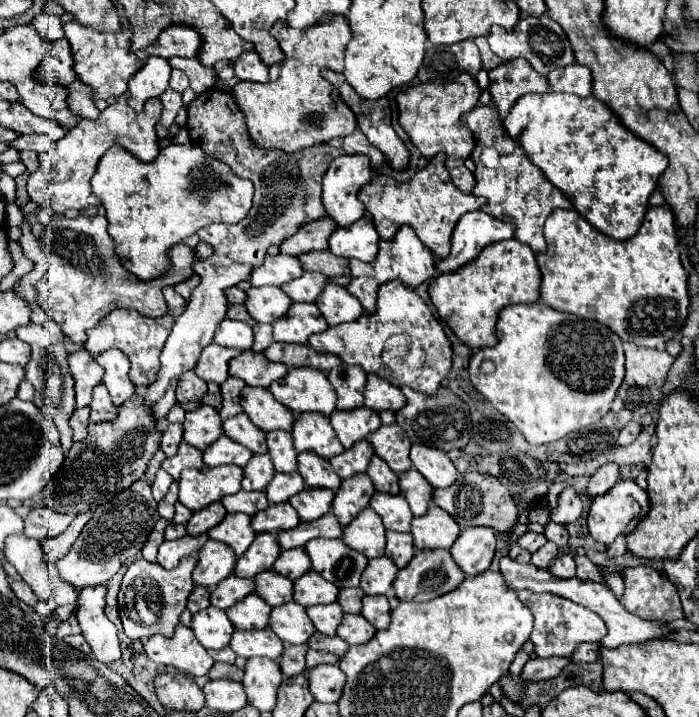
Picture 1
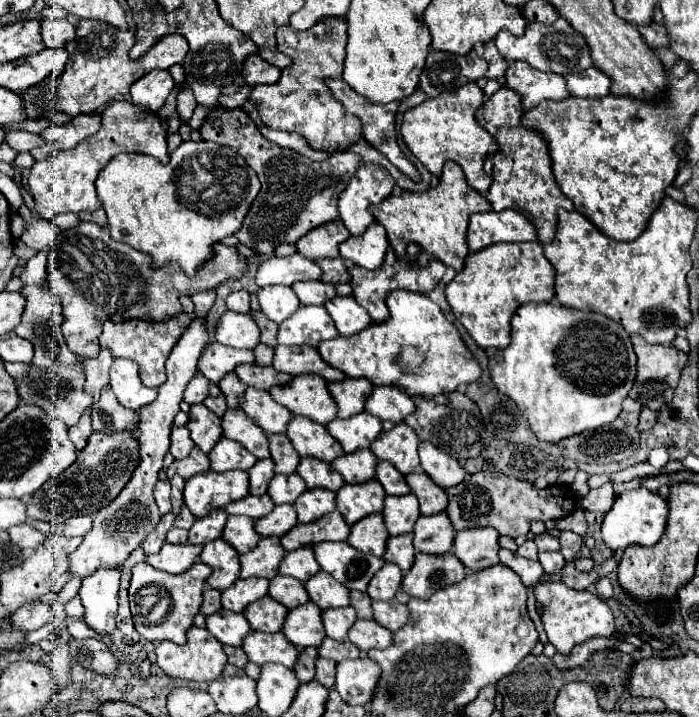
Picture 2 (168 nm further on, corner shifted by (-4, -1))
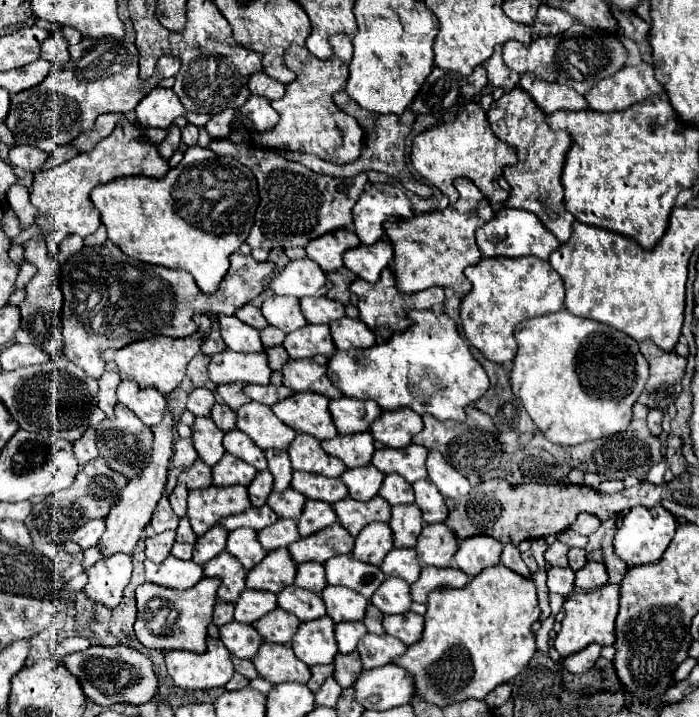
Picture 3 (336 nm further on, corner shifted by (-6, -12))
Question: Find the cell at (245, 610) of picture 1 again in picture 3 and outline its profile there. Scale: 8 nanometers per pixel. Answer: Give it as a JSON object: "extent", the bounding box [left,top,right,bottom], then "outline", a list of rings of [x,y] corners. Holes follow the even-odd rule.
{"extent":[252,608,300,644],"outline":[[[282,608],[272,610],[270,614],[262,616],[258,622],[252,626],[260,632],[260,636],[266,642],[276,642],[276,644],[290,644],[294,632],[298,630],[300,620],[294,618],[294,614],[284,612]]]}

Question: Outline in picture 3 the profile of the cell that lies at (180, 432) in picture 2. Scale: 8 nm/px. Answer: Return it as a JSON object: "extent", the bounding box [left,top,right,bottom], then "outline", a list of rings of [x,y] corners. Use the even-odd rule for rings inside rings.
{"extent":[172,438,198,470],"outline":[[[178,438],[178,440],[174,442],[174,454],[172,454],[172,464],[174,464],[174,468],[178,468],[178,470],[188,470],[188,468],[194,464],[196,458],[198,458],[198,456],[196,456],[196,450],[192,448],[192,440],[190,440],[190,438],[186,438],[186,440]]]}

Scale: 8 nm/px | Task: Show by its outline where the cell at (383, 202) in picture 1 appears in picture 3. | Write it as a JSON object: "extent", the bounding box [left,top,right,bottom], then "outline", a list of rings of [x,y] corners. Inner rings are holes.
{"extent":[386,178,494,296],"outline":[[[458,178],[454,184],[460,192],[460,200],[450,204],[446,210],[418,214],[412,220],[386,222],[386,236],[394,246],[396,288],[402,294],[414,294],[432,286],[442,286],[452,288],[458,296],[466,296],[472,288],[470,280],[464,276],[464,268],[482,258],[474,232],[494,218],[494,210],[468,178]]]}

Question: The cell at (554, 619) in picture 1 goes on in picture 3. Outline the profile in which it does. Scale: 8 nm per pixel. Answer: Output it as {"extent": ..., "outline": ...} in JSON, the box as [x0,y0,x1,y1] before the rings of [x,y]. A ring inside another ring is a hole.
{"extent":[554,584,620,656],"outline":[[[606,584],[598,588],[596,592],[580,592],[572,594],[564,602],[566,618],[562,620],[562,630],[558,632],[554,646],[560,652],[560,656],[570,656],[574,652],[580,652],[588,644],[596,642],[600,646],[612,646],[614,644],[614,620],[618,614],[618,600],[620,600],[620,586],[618,584]]]}

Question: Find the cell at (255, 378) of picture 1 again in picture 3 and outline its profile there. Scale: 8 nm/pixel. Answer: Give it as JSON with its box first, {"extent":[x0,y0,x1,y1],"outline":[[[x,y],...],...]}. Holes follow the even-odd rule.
{"extent":[244,384,280,406],"outline":[[[248,384],[244,388],[244,394],[254,400],[254,402],[260,402],[260,404],[266,404],[266,406],[274,406],[276,402],[280,402],[280,396],[278,396],[278,388],[268,384],[268,386],[258,386],[258,384]]]}

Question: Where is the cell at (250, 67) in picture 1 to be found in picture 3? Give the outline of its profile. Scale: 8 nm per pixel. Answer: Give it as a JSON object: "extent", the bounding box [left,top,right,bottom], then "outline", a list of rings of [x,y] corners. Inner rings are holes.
{"extent":[248,72,286,100],"outline":[[[254,72],[254,74],[250,76],[248,86],[250,86],[250,92],[252,92],[254,96],[264,96],[264,98],[268,98],[268,100],[278,100],[278,98],[282,98],[284,92],[286,92],[286,86],[284,86],[282,82],[278,82],[278,80],[274,80],[274,78],[266,76],[264,72]]]}

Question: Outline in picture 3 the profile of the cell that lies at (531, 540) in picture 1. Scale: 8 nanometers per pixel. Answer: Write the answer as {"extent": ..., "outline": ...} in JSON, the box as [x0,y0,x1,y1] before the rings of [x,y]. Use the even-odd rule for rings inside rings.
{"extent":[546,542,568,566],"outline":[[[554,542],[546,550],[546,562],[552,566],[568,566],[568,546],[562,542]]]}

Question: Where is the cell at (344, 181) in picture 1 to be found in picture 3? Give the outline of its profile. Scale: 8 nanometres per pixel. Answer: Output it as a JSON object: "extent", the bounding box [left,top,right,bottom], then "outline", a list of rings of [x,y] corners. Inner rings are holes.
{"extent":[352,184,414,246],"outline":[[[372,184],[352,212],[354,232],[366,246],[384,238],[384,222],[414,218],[410,200],[392,184]]]}

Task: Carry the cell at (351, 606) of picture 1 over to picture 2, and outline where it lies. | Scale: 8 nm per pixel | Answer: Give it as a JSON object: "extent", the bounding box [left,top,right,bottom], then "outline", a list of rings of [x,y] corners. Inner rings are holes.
{"extent":[350,591,372,619],"outline":[[[350,591],[350,605],[356,609],[358,619],[370,619],[372,617],[372,599],[364,591]]]}

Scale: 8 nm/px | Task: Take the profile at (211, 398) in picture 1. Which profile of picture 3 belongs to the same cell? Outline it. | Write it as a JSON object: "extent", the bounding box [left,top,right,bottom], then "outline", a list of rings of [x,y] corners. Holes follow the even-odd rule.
{"extent":[212,404,236,432],"outline":[[[214,404],[212,420],[222,432],[230,432],[236,428],[236,412],[230,410],[226,404]]]}

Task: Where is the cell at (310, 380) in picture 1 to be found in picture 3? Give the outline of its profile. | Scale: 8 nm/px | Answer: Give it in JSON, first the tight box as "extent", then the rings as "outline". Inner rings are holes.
{"extent":[272,392,338,440],"outline":[[[298,392],[272,406],[274,414],[288,424],[292,430],[310,434],[318,440],[330,440],[338,436],[330,410],[328,398],[316,392]]]}

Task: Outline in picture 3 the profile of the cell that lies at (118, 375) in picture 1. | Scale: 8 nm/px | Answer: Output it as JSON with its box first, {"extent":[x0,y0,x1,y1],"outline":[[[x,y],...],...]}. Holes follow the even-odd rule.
{"extent":[118,380,166,426],"outline":[[[124,380],[118,386],[118,400],[130,408],[146,426],[156,426],[164,418],[166,396],[162,396],[156,388],[138,388],[134,382]]]}

